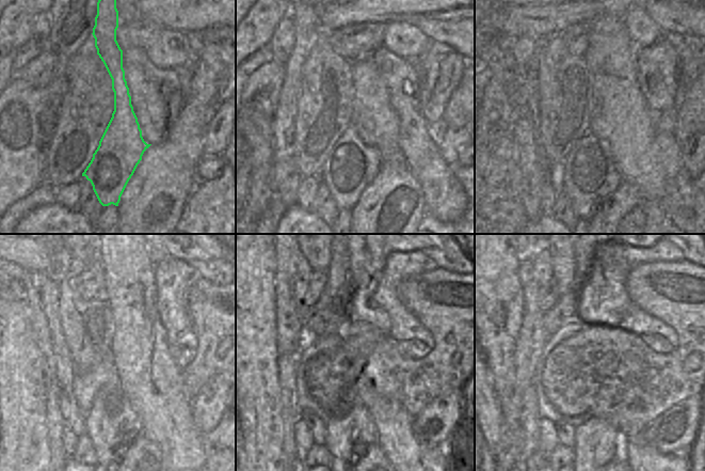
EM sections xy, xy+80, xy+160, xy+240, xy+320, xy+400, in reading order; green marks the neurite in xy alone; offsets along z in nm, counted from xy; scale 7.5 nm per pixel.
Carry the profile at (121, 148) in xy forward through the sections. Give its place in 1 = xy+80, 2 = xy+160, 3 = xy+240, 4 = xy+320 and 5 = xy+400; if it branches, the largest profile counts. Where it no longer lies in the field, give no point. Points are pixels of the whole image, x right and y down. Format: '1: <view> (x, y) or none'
1: xy+80 (351, 166)
2: xy+160 (589, 175)
3: xy+240 (110, 421)
4: xy+320 (348, 438)
5: xy+400 (594, 446)

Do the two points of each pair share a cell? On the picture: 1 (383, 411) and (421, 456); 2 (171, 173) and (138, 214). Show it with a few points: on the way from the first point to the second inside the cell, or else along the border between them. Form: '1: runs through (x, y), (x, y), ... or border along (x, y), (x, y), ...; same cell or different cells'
1: runs through (394, 422), (395, 429), (411, 445); same cell
2: runs through (162, 183), (157, 193), (147, 204); same cell

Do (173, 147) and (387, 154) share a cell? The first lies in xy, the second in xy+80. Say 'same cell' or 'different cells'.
different cells

